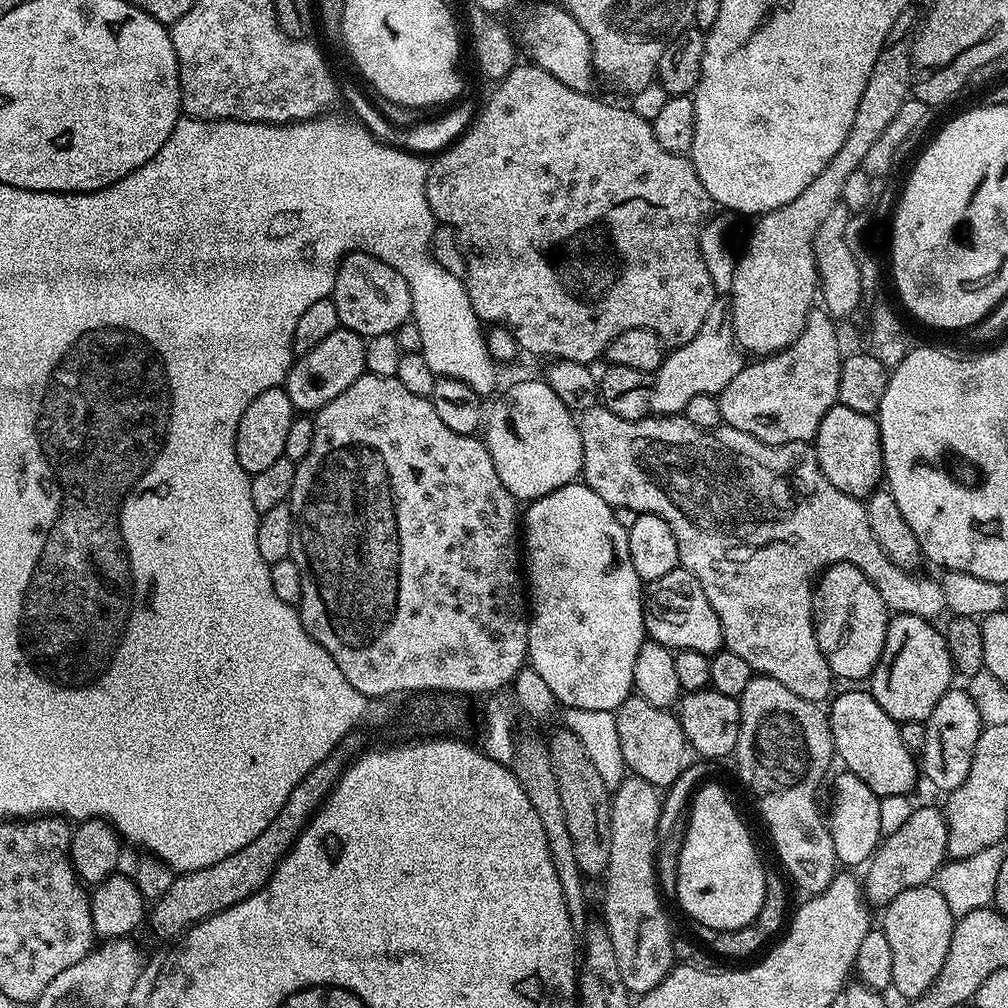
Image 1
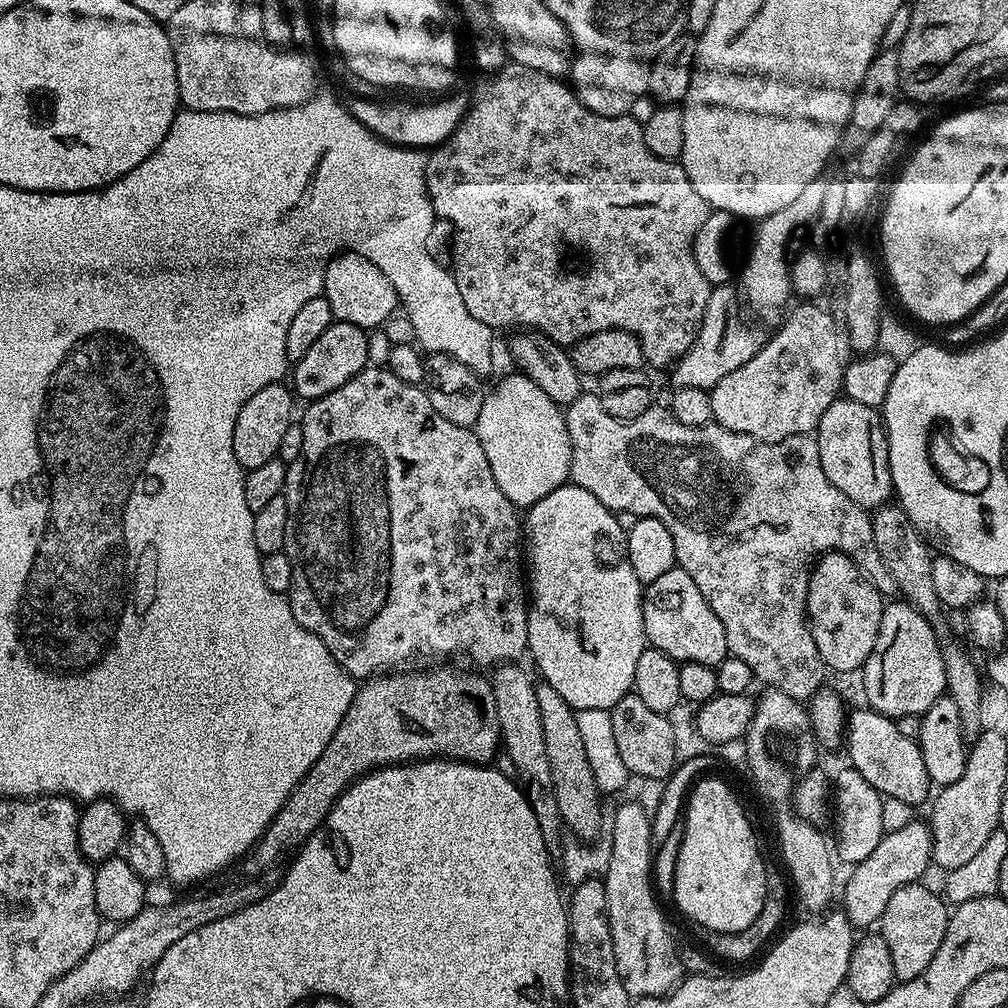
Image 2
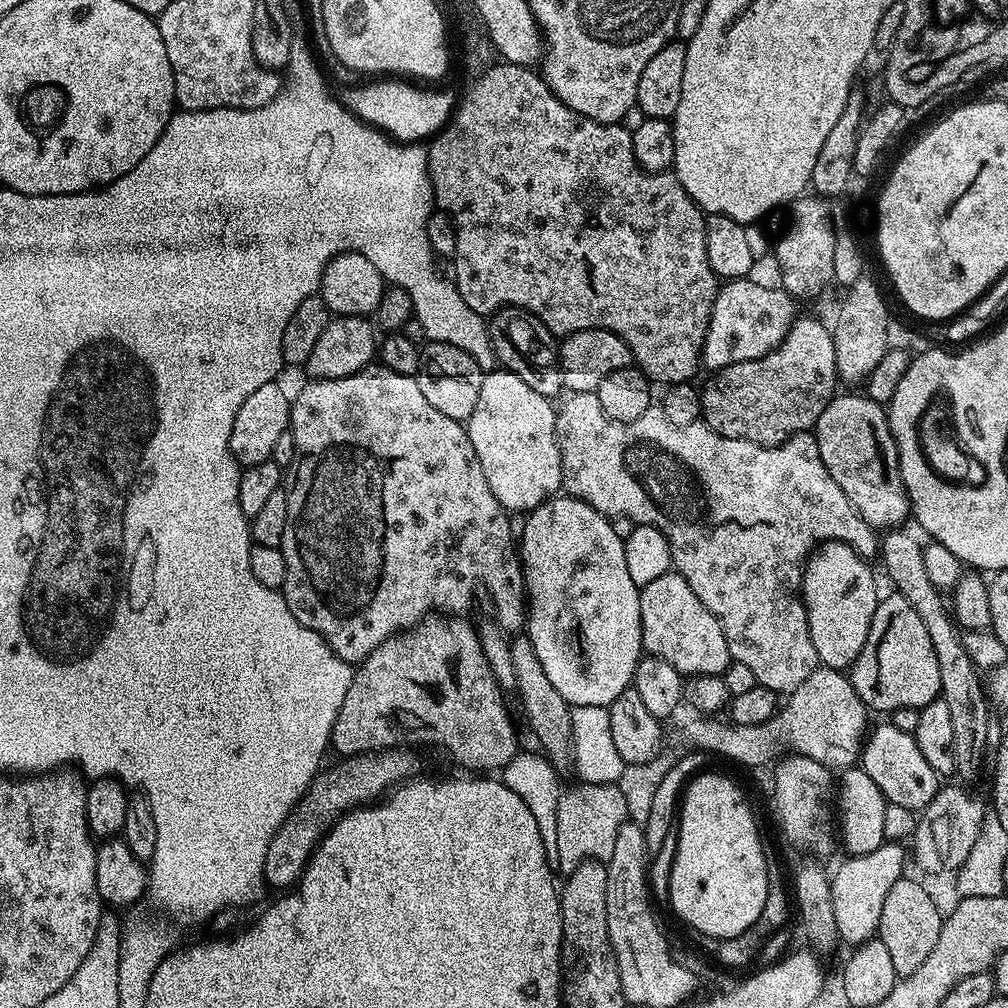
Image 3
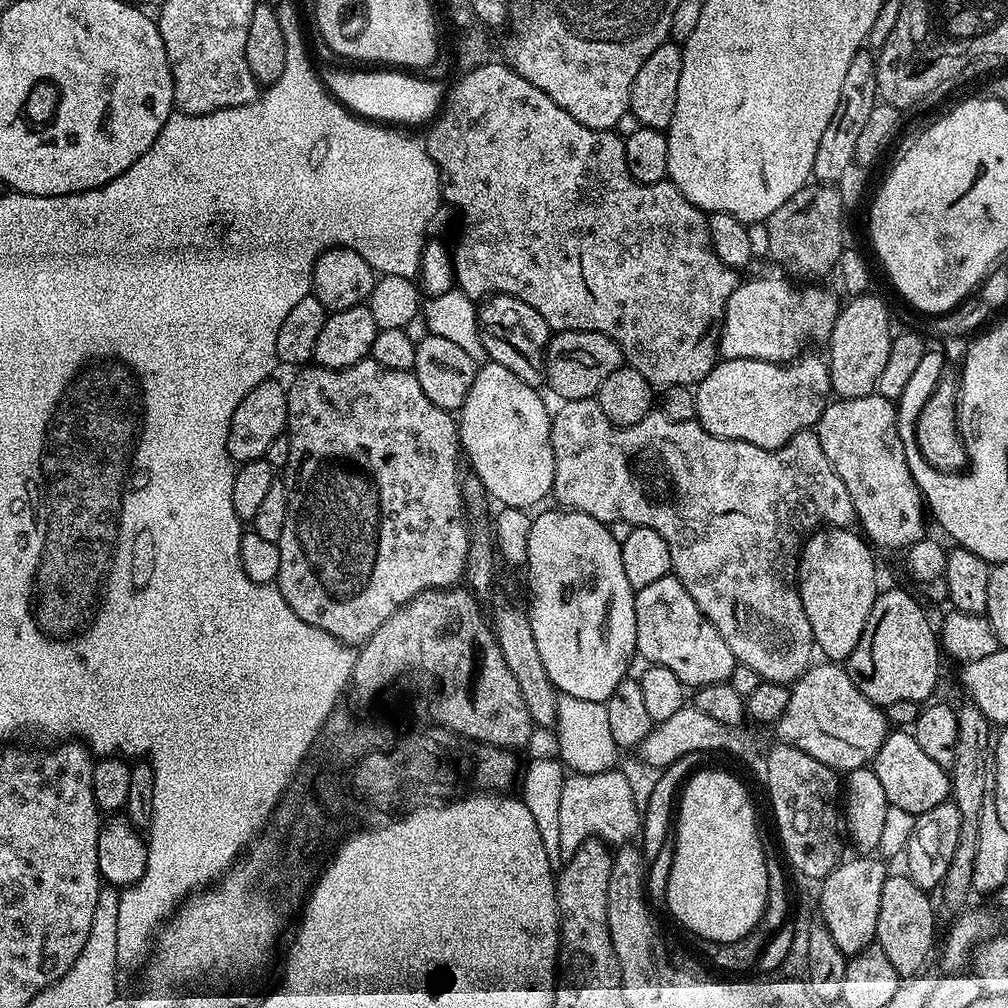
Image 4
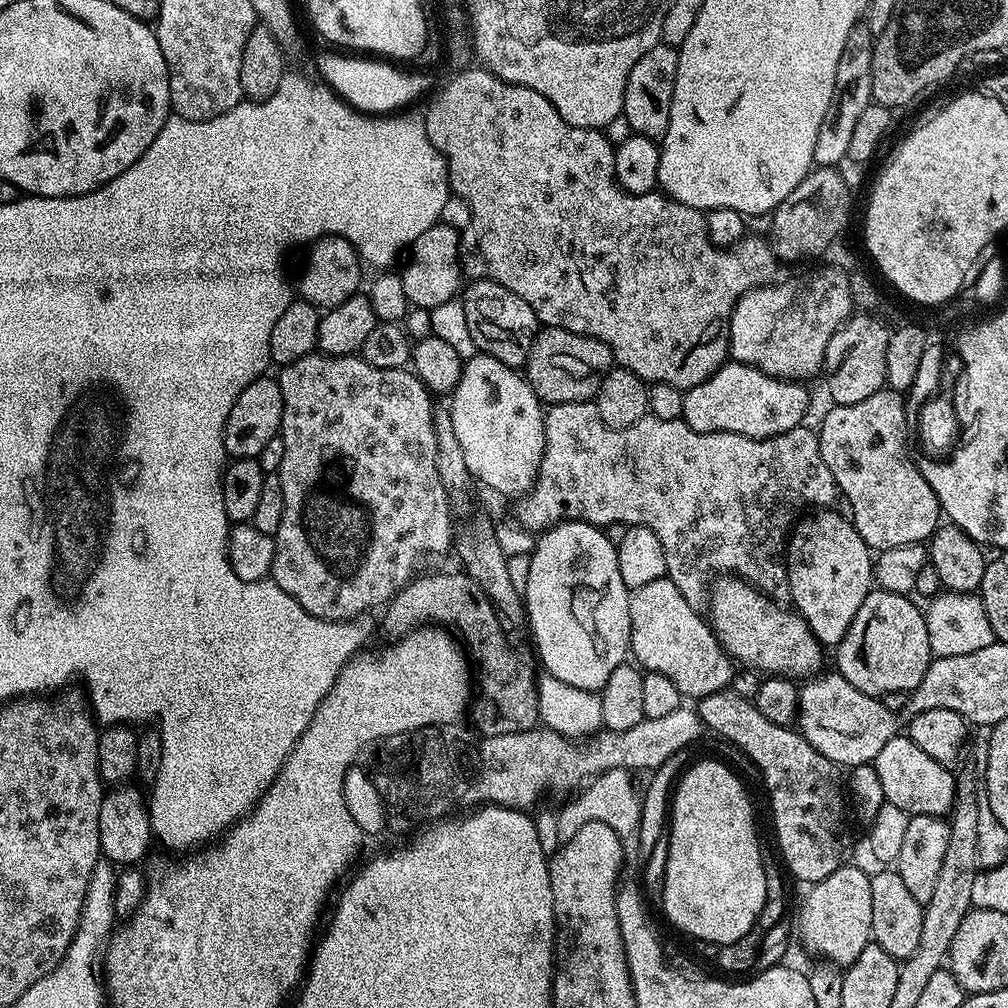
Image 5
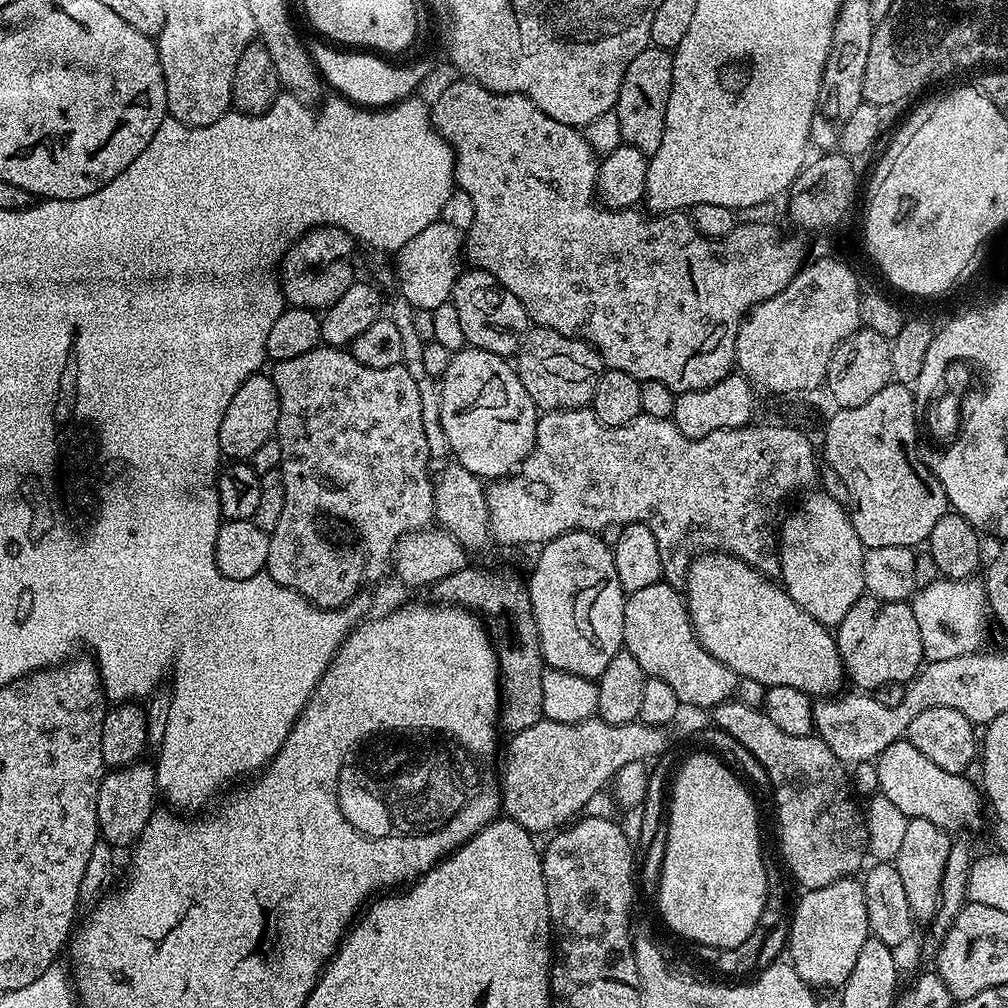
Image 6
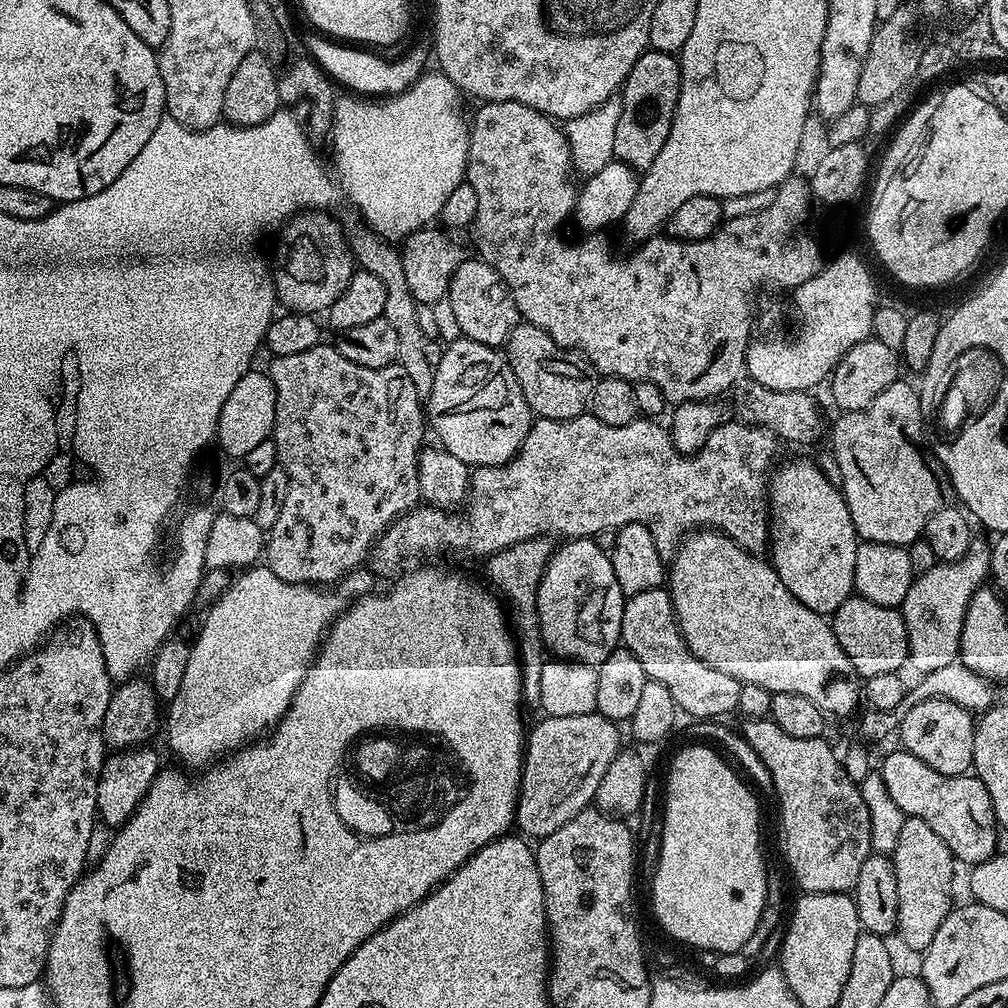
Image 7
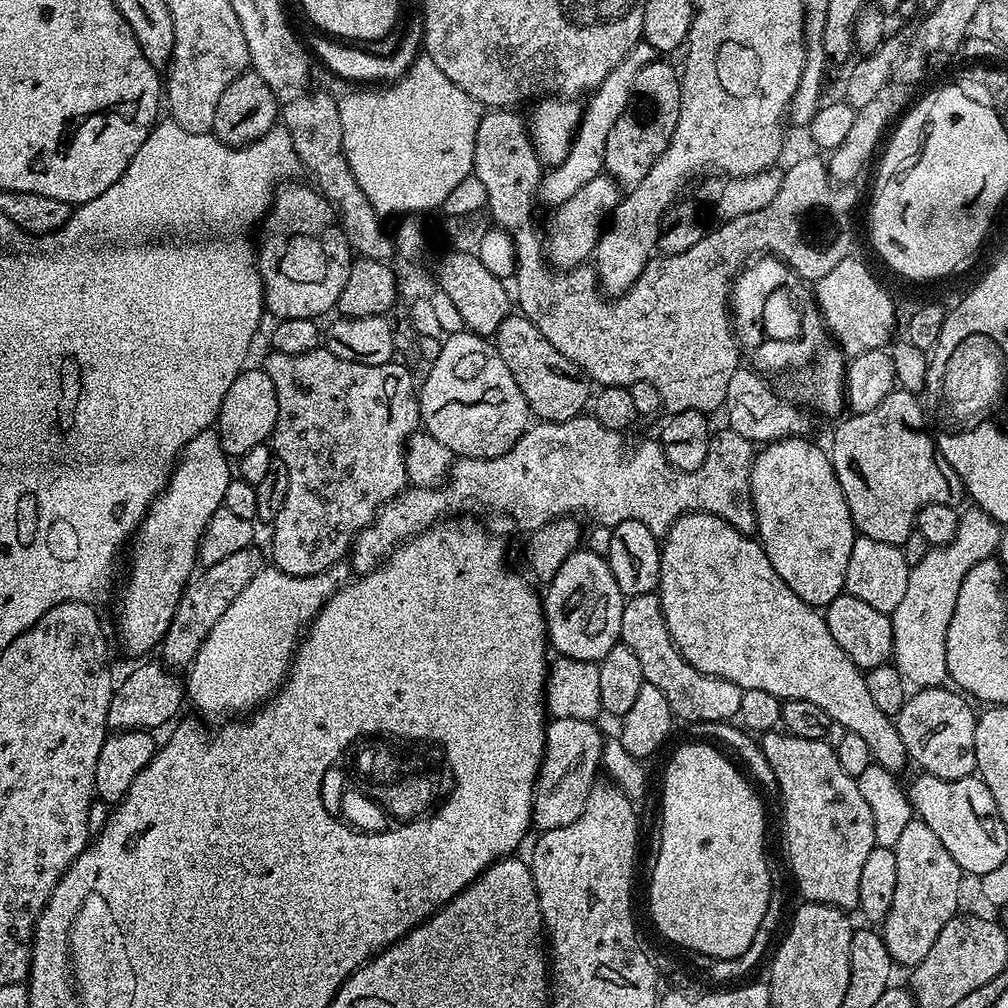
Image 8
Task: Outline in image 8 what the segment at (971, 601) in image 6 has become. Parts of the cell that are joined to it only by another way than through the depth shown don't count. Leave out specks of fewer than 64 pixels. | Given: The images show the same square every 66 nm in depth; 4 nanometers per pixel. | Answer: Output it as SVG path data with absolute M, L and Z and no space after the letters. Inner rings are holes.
M975 506L960 512L958 530L948 544L935 545L908 571L905 597L890 614L894 630L892 662L905 678L916 688L939 687L948 675L946 666L946 632L953 617L958 590L962 580L978 562L997 555L1000 547L1002 525Z

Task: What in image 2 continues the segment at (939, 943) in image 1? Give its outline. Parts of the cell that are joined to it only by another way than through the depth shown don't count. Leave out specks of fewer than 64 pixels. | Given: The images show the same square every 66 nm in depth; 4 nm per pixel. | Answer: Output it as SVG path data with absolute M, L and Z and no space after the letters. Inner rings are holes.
M917 882L902 886L902 890L894 890L894 895L890 897L890 902L886 902L886 910L878 921L878 934L886 938L886 946L890 946L890 958L894 958L894 974L900 982L918 978L918 974L930 966L930 958L934 958L942 938L946 938L949 905L922 885Z

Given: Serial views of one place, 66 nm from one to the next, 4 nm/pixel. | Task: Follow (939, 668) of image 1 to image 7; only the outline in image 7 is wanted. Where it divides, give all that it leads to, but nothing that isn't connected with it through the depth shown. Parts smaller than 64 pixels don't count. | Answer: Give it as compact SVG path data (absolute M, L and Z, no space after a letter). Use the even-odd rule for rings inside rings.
M853 594L832 613L830 623L857 677L900 672L909 663L907 628L897 609L874 606L874 602Z

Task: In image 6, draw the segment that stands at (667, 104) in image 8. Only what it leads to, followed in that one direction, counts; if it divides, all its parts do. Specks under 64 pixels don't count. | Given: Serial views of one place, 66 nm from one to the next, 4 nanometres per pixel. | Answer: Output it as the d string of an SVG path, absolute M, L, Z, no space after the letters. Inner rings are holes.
M649 46L626 66L624 81L616 99L618 130L623 143L642 150L651 158L662 146L662 134L666 130L666 102L670 98L672 85L672 52L666 48Z

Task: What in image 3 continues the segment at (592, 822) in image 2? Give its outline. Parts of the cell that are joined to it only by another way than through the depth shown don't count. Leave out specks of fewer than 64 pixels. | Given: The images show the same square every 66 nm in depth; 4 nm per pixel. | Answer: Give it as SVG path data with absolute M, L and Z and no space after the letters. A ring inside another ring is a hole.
M520 634L510 643L509 652L517 675L515 695L520 695L520 704L524 707L524 716L528 719L528 728L536 735L540 743L539 751L547 757L557 772L564 774L573 767L572 759L572 708L554 690L550 678L546 678L546 670L542 670L542 662L538 662L538 654L534 654L534 646L528 641L527 635Z

